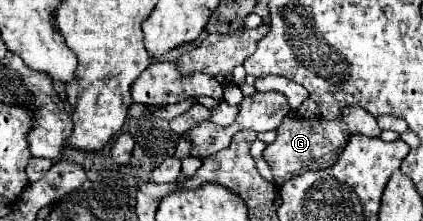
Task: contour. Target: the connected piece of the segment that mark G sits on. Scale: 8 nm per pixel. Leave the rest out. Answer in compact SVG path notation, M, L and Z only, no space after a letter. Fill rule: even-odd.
M350 106L342 110L342 116L338 120L326 120L326 118L298 118L298 116L286 116L284 122L278 126L278 136L272 144L264 150L264 160L268 162L274 182L282 186L290 178L300 176L306 170L322 170L336 162L340 150L344 150L348 136L362 134L362 136L380 136L380 128L376 124L376 118L368 114L366 110L358 106Z

